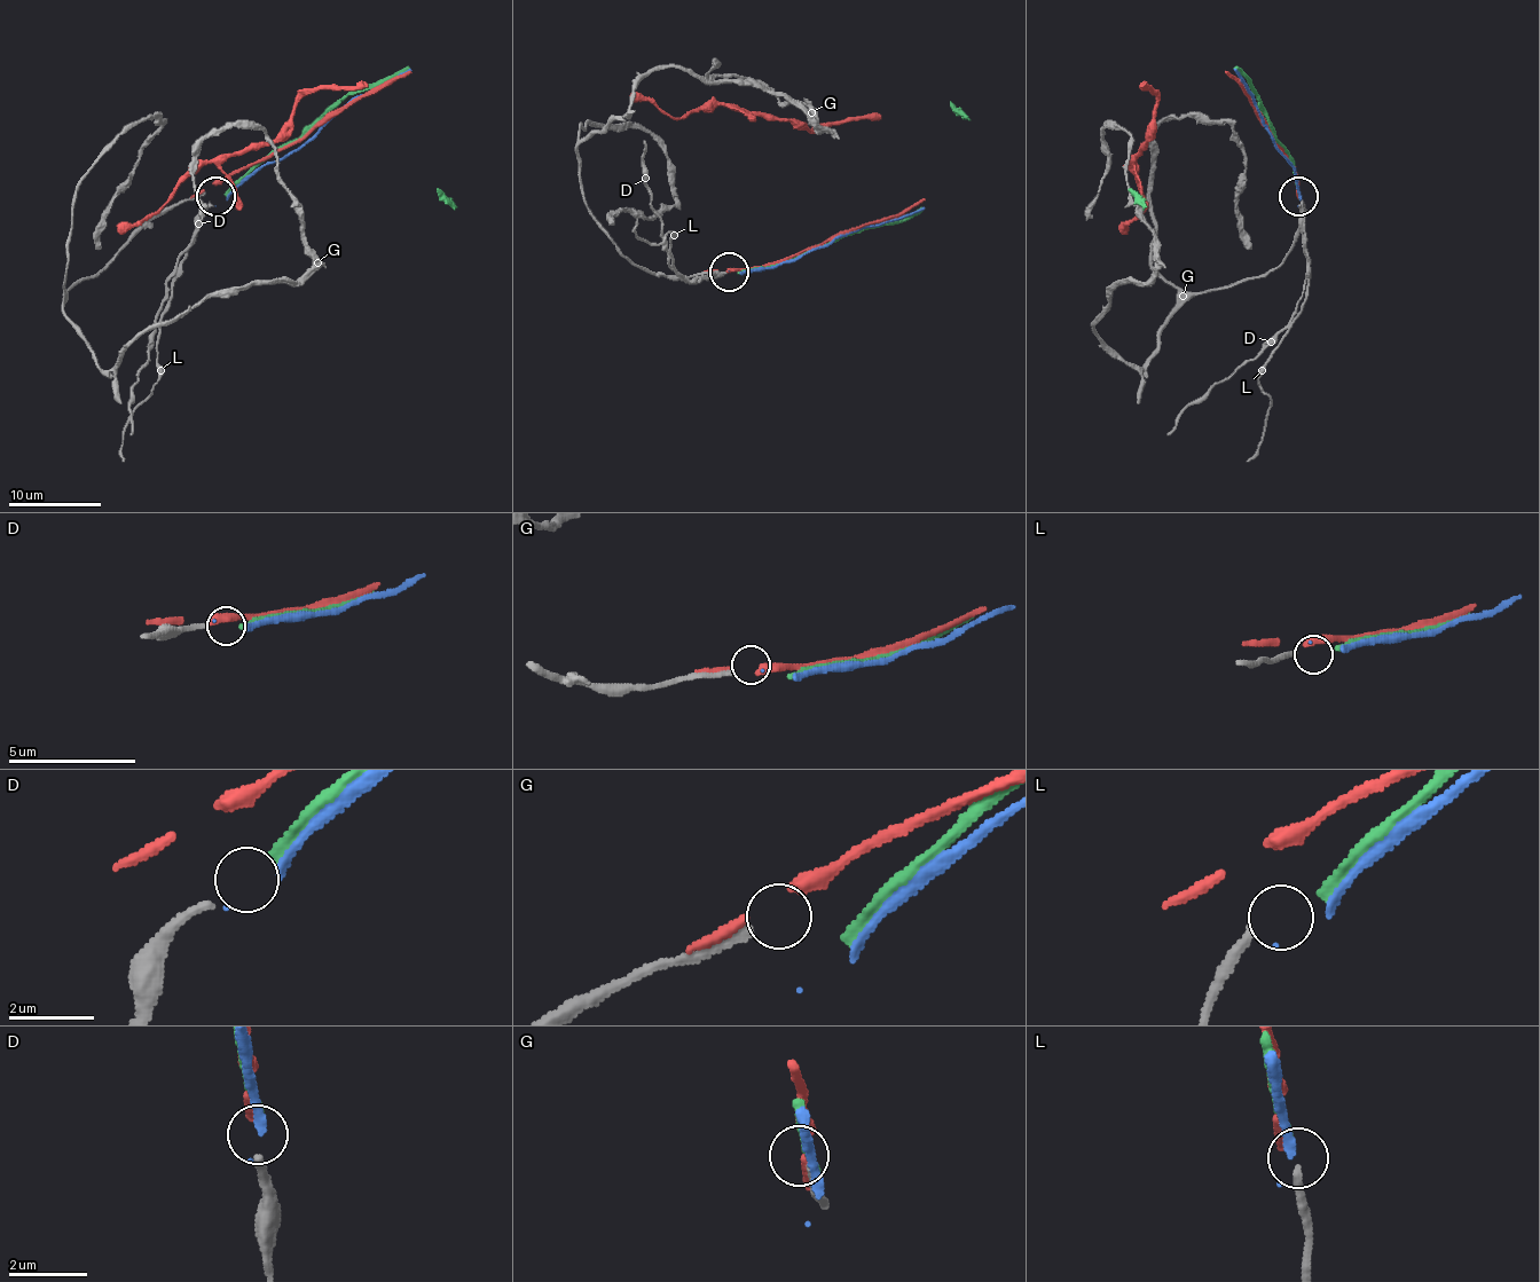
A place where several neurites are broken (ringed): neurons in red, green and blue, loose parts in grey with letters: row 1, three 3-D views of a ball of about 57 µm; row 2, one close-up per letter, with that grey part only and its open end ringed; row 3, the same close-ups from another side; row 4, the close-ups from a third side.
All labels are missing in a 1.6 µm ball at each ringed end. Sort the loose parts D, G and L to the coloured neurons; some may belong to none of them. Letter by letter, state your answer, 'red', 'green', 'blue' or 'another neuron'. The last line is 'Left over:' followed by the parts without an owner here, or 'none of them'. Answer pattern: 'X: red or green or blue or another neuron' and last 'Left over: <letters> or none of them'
D: green
G: another neuron
L: another neuron
Left over: G, L

